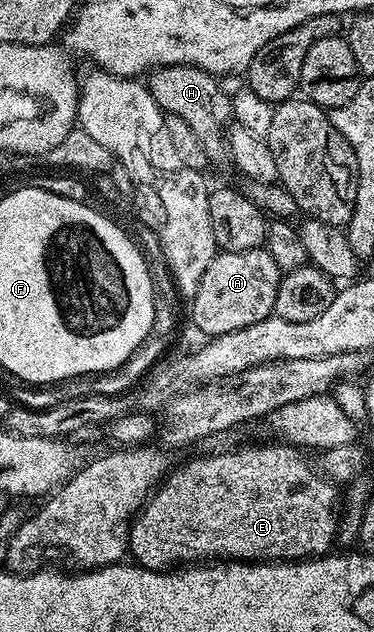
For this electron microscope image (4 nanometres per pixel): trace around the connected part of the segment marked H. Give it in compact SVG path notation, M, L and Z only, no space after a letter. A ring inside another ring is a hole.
M163 65L152 70L147 77L148 91L157 106L165 113L179 115L179 119L183 119L183 123L187 123L187 127L195 131L195 135L201 140L201 146L213 159L226 156L227 137L223 130L233 116L230 94L225 94L217 81L220 80L214 74L194 65Z

